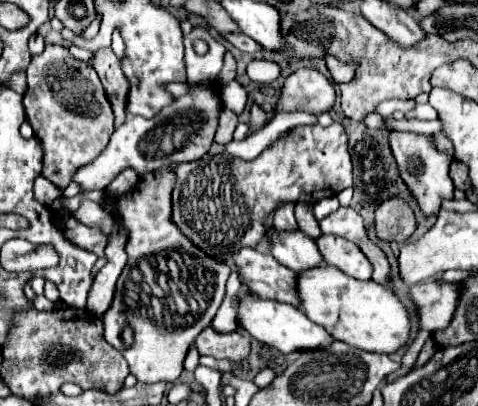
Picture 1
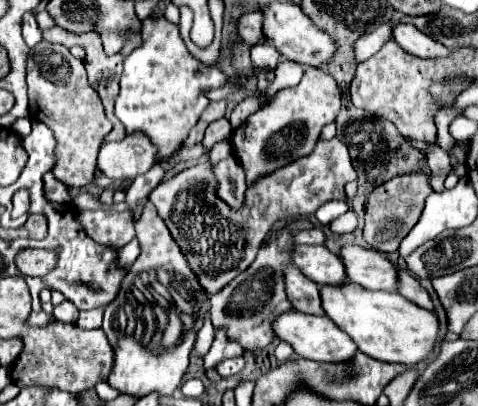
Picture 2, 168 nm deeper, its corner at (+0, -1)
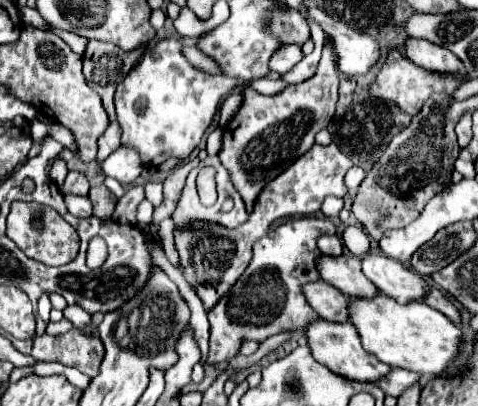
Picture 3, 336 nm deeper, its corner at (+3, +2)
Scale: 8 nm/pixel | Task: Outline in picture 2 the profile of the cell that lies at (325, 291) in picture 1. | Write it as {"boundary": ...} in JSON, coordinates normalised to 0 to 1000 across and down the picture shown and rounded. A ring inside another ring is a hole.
{"boundary":[[[728,692],[715,697],[711,707],[674,702],[669,736],[678,776],[690,781],[720,820],[728,820],[732,835],[749,850],[749,860],[774,874],[778,884],[866,904],[895,874],[895,865],[912,840],[916,820],[912,776],[845,736],[833,722],[770,717],[749,697]]]}

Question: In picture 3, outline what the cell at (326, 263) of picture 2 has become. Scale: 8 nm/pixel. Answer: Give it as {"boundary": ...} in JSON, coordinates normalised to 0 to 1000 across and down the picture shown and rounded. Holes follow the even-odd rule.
{"boundary":[[[672,631],[663,665],[684,700],[713,709],[713,719],[734,734],[772,734],[793,724],[780,709],[780,695],[755,670],[755,640],[747,631]]]}

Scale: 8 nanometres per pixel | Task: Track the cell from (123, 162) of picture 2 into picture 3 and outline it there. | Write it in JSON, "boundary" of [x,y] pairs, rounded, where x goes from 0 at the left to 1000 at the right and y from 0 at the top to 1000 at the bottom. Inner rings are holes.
{"boundary":[[[245,365],[215,404],[215,429],[241,438],[253,453],[274,453],[291,438],[299,404],[291,394],[287,369],[278,365]]]}

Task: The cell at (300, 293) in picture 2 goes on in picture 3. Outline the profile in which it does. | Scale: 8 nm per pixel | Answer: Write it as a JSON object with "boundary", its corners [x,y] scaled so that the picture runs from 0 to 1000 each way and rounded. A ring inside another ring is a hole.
{"boundary":[[[676,690],[634,704],[642,744],[655,754],[655,764],[688,793],[730,793],[730,739],[718,719],[697,709],[692,700],[680,700]]]}

